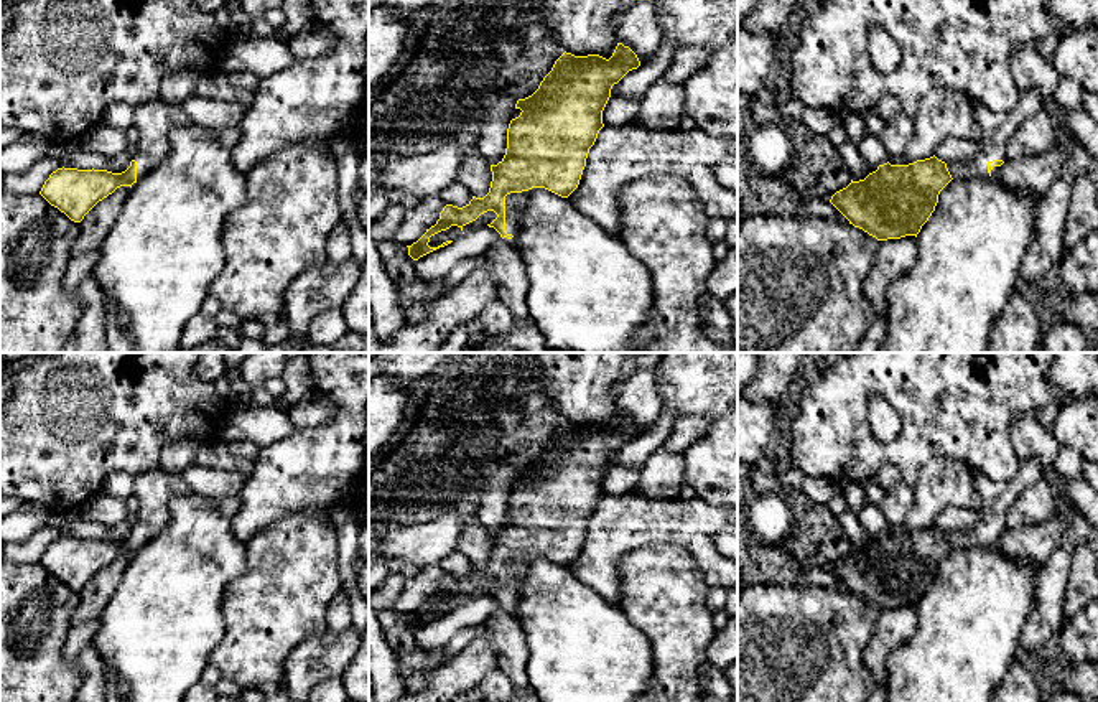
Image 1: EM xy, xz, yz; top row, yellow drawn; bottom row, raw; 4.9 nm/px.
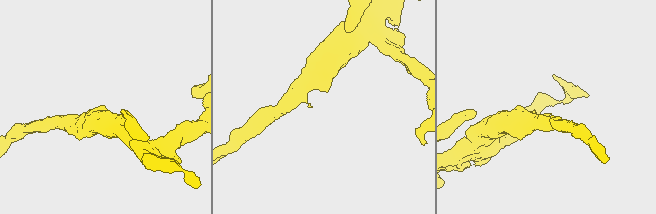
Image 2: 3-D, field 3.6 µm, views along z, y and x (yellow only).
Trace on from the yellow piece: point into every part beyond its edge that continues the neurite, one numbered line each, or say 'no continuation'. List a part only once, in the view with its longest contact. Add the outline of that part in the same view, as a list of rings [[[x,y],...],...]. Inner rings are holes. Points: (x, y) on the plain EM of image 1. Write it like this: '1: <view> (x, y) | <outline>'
1: xz (516, 572) | [[[528,560],[522,562],[510,562],[505,565],[505,601],[512,603],[512,608],[504,606],[504,610],[515,616],[520,595],[522,595],[522,583],[528,573]]]

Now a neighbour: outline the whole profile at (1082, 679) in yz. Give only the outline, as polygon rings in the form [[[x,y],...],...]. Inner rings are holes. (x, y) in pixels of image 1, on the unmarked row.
[[[1050,649],[1039,658],[1034,669],[1049,676],[1062,690],[1098,700],[1098,661],[1068,664]]]

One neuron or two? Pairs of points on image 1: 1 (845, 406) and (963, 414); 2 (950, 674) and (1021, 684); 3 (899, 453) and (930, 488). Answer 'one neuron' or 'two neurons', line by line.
1: one neuron
2: two neurons
3: two neurons

